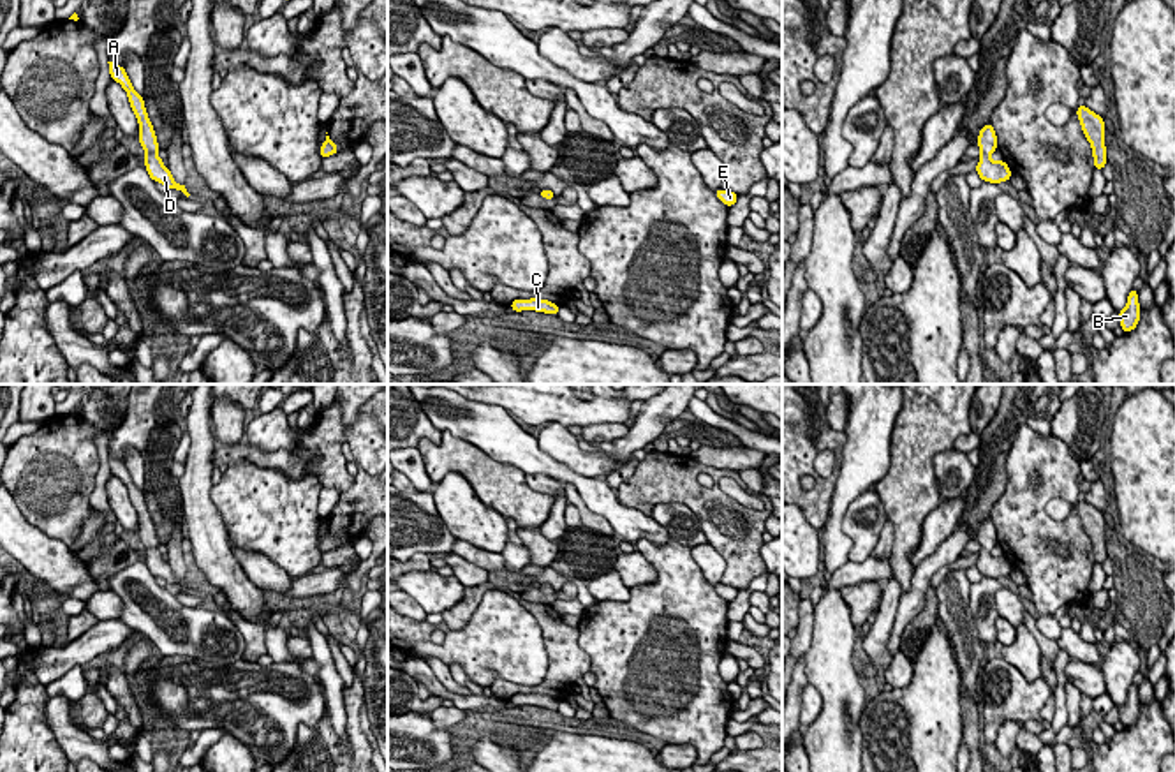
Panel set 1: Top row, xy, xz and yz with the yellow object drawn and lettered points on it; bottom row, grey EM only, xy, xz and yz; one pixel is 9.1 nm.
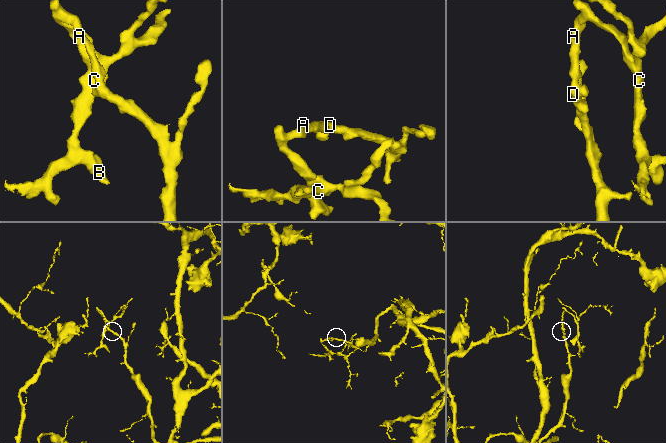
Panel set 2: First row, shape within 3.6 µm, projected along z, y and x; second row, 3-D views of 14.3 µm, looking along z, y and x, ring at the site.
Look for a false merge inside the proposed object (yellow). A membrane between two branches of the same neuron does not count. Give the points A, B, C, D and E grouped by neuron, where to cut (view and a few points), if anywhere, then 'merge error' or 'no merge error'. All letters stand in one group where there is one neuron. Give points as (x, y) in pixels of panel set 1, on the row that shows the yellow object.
A B C D E; no cut; no merge error

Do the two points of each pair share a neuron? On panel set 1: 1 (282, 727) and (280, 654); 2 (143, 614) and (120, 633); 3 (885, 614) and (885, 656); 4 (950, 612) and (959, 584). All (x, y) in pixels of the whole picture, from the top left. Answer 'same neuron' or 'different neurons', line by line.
1: different neurons
2: different neurons
3: same neuron
4: same neuron

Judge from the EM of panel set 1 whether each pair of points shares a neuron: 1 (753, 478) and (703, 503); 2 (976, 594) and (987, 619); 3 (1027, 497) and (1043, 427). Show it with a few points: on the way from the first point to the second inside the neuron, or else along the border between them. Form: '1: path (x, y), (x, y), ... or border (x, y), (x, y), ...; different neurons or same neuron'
1: border (737, 471), (756, 492); different neurons
2: path (982, 600), (985, 614); same neuron
3: border (1026, 422), (1034, 430), (1050, 434); different neurons

